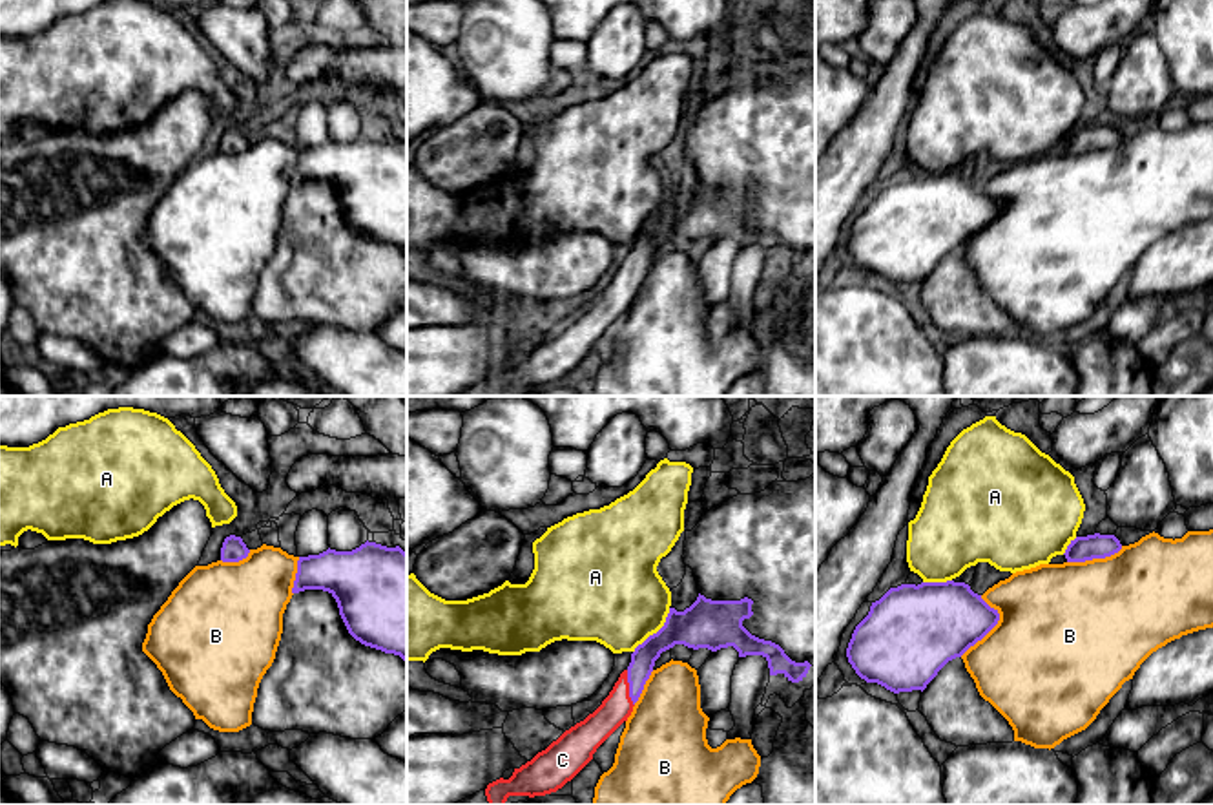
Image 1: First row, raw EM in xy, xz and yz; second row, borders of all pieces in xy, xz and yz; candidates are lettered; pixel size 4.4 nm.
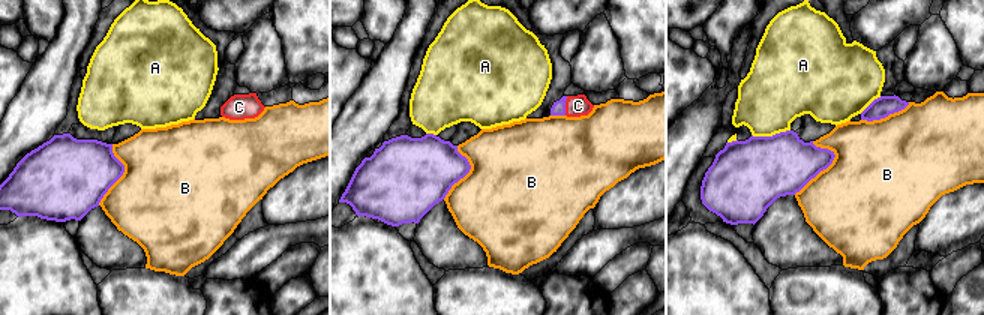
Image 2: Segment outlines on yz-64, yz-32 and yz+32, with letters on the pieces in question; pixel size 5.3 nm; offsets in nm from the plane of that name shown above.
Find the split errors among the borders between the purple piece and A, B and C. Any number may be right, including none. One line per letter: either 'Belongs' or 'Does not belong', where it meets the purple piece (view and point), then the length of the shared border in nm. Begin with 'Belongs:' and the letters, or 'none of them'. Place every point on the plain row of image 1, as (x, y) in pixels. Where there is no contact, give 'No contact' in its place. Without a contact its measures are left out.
Belongs: C
A: Does not belong. Touches purple at xz (657, 223). Shared border 260 nm
B: Does not belong. Touches purple at yz (991, 219). Shared border 280 nm
C: Belongs. Touches purple at xz (630, 280). Shared border 160 nm

